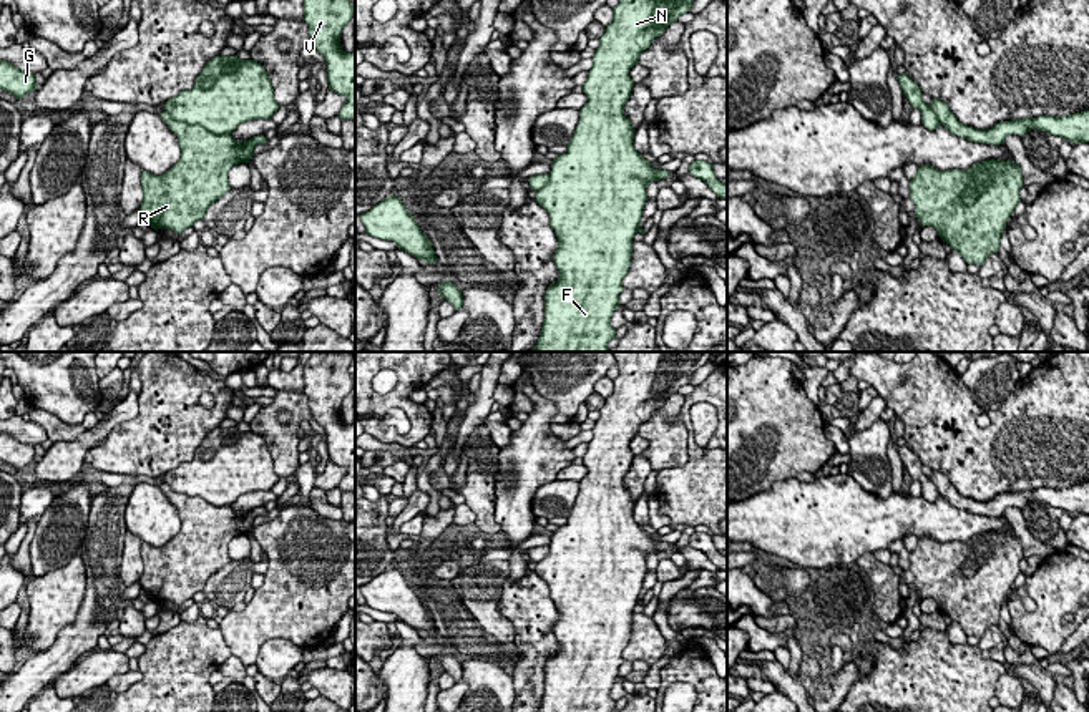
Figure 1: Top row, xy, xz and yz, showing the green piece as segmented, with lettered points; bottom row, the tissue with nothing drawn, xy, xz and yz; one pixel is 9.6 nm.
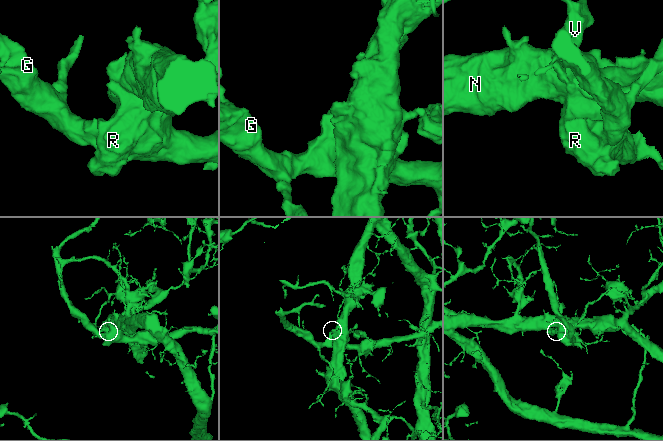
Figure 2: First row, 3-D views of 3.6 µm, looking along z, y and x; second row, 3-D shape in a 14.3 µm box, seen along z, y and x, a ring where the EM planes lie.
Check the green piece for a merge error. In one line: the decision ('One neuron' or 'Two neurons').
Two neurons

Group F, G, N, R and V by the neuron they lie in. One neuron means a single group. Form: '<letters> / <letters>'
F N V / G R

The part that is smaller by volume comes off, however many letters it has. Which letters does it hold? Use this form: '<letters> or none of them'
G, R

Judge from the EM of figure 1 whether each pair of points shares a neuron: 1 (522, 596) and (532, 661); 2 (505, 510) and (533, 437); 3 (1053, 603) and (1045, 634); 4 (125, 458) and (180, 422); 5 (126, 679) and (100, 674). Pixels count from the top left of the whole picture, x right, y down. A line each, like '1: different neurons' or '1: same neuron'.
1: same neuron
2: same neuron
3: same neuron
4: same neuron
5: different neurons

